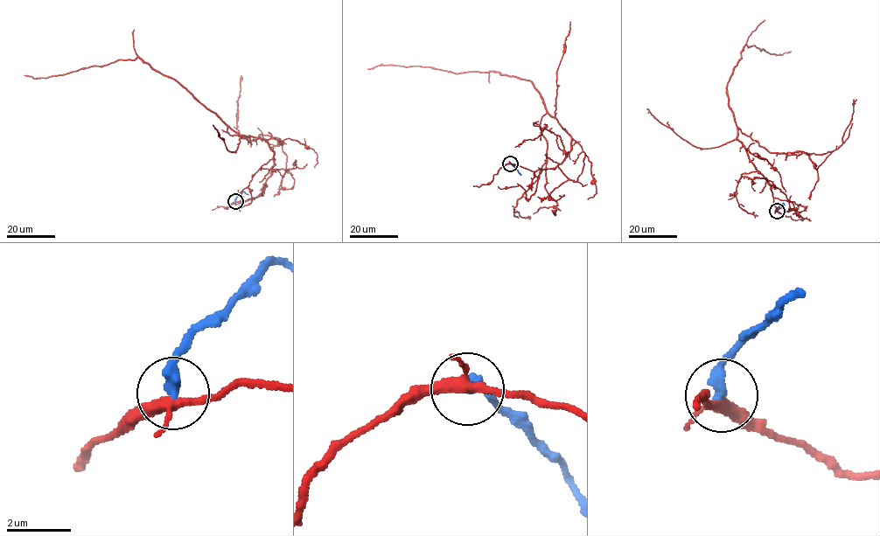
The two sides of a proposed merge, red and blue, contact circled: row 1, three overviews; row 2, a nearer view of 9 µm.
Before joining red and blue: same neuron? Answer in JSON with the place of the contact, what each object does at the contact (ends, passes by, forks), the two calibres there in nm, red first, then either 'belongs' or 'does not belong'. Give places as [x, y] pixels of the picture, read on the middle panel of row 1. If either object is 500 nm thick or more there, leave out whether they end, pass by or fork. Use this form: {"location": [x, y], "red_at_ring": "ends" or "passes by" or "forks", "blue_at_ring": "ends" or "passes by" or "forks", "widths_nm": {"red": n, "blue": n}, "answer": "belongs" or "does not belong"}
{"location": [510, 163], "red_at_ring": "forks", "blue_at_ring": "ends", "widths_nm": {"red": 280, "blue": 360}, "answer": "does not belong"}

